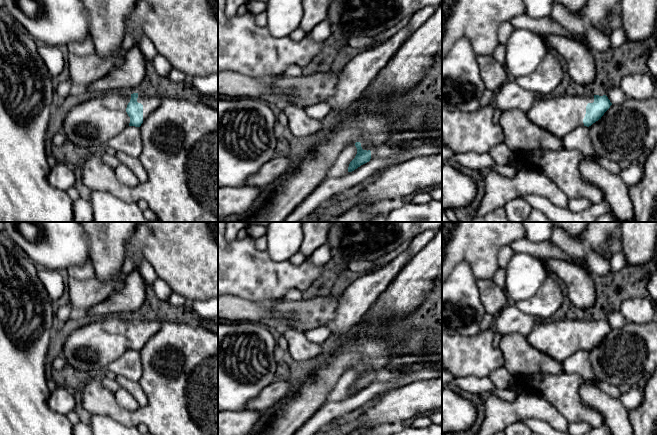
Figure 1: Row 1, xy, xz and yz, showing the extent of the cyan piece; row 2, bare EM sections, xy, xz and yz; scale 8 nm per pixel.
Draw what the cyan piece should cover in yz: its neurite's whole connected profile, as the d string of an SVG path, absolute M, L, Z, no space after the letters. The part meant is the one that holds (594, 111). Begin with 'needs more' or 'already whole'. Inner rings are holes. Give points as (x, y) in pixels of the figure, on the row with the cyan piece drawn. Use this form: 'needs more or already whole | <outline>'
needs more | M606 95L540 96L526 114L537 126L562 140L577 127L589 127L601 119L611 105Z

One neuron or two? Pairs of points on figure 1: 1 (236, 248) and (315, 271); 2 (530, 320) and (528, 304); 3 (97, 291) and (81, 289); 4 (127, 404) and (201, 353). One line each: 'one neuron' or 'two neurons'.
1: one neuron
2: two neurons
3: one neuron
4: two neurons

